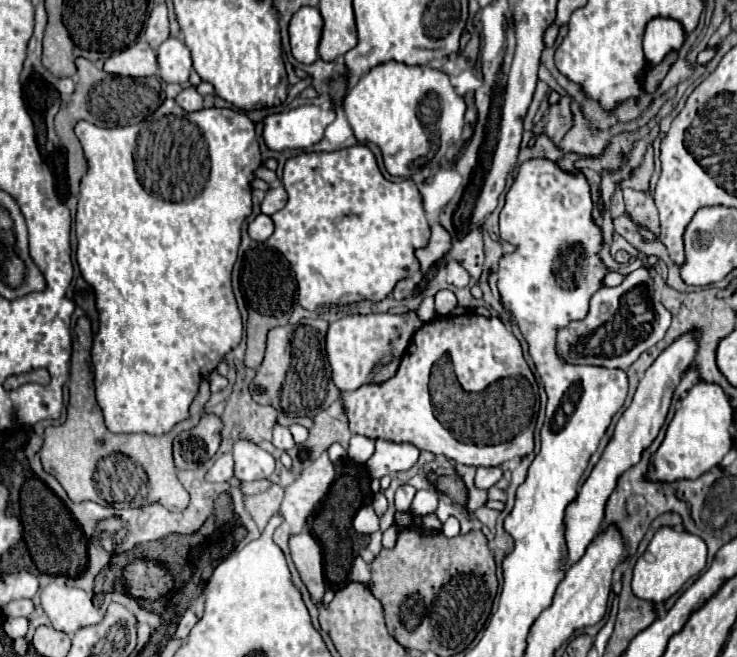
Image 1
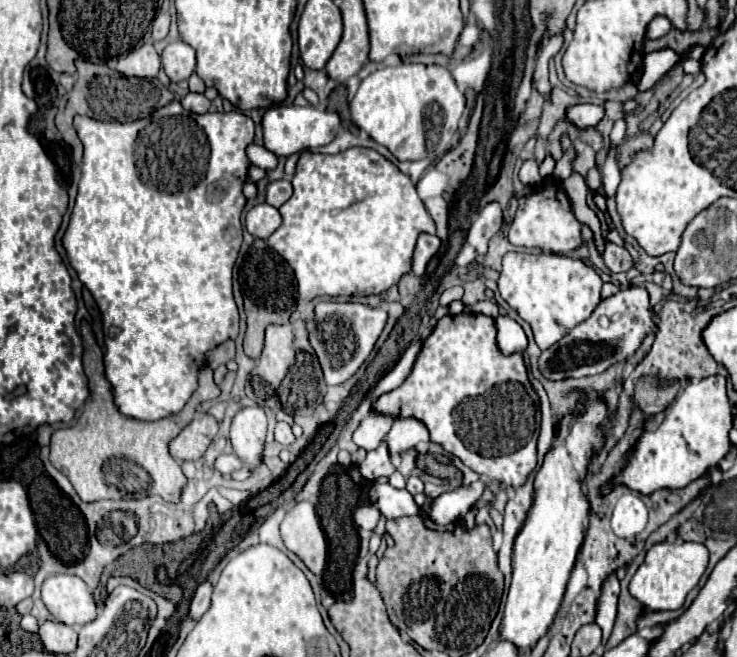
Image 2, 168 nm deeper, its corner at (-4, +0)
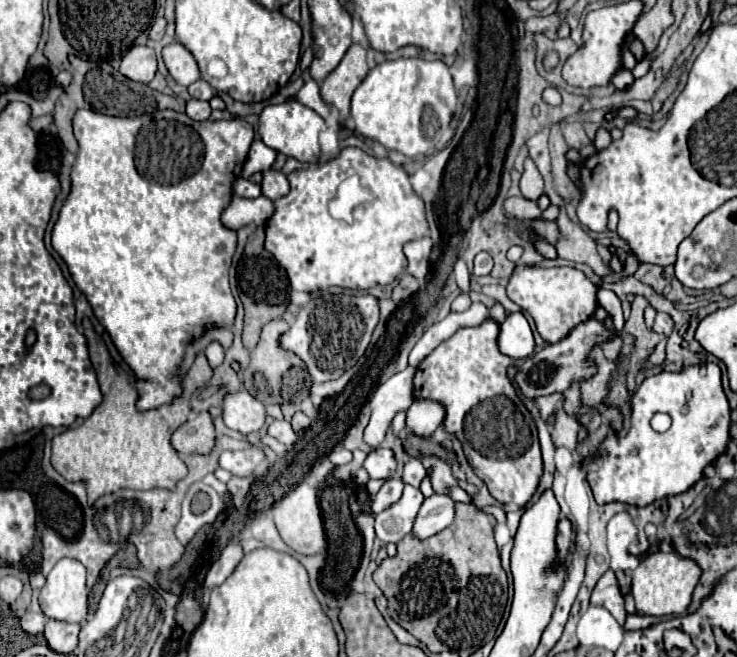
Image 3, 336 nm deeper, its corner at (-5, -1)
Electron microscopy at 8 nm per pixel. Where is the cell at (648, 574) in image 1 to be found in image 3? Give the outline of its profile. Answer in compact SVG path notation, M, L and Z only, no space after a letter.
M675 551L671 553L651 553L641 565L631 571L631 595L635 597L637 613L641 615L681 615L691 603L691 593L699 581L701 569L695 561L679 557Z

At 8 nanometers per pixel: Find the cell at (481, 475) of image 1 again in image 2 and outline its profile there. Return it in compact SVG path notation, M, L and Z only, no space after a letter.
M476 480L470 486L460 486L454 492L446 492L432 500L430 520L436 524L452 524L462 520L462 516L472 508L472 504L482 496L486 490L484 480Z

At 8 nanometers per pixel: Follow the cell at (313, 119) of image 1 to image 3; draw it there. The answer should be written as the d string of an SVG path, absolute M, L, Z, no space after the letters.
M285 101L279 105L267 105L259 115L259 135L265 145L295 157L301 163L317 163L319 159L319 133L325 129L325 121L299 101Z

